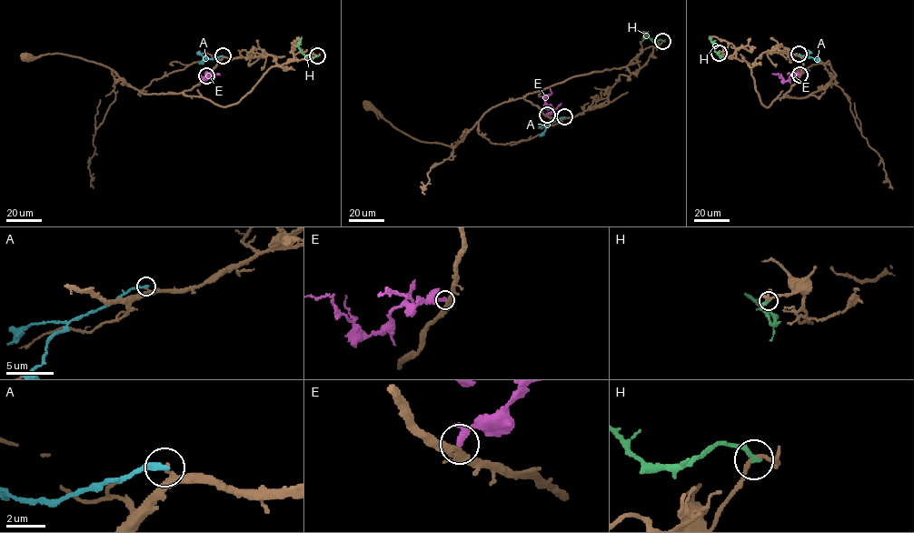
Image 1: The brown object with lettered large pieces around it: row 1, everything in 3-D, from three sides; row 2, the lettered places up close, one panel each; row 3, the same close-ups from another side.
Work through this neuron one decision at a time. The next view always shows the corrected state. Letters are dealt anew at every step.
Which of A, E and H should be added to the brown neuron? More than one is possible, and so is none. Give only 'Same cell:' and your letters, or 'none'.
Same cell: none

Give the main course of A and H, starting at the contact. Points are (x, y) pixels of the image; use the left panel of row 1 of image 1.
A: (223, 56), (204, 58), (199, 63)
H: (317, 55), (310, 59), (301, 52), (298, 45), (302, 37)

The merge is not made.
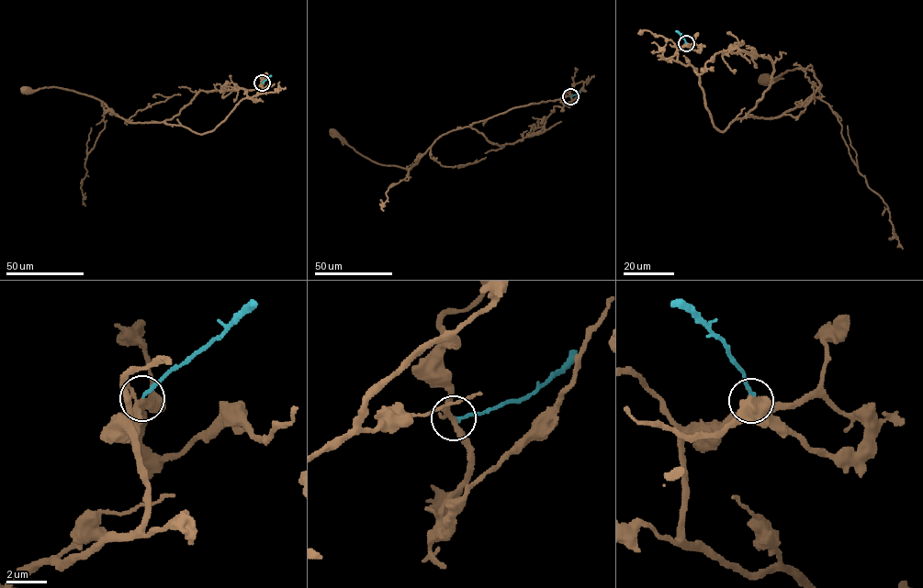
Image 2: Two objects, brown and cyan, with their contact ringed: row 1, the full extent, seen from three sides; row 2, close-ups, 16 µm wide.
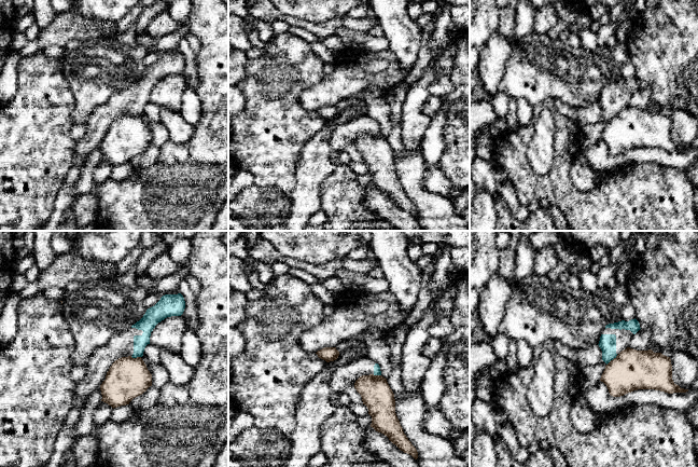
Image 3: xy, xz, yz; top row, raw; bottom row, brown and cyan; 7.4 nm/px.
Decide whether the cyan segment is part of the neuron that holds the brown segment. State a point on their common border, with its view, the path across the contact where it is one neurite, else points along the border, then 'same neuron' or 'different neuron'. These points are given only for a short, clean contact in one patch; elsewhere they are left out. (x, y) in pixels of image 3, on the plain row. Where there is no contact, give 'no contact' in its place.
meets brown in yz at (613, 118); border along yz (617, 113), (606, 123); different neuron

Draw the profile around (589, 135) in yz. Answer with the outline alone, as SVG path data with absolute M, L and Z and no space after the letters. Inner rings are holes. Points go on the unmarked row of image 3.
M636 77L605 84L598 102L602 109L602 119L595 124L580 127L580 149L591 147L600 140L605 124L622 109L629 106L630 98L640 87L640 82Z

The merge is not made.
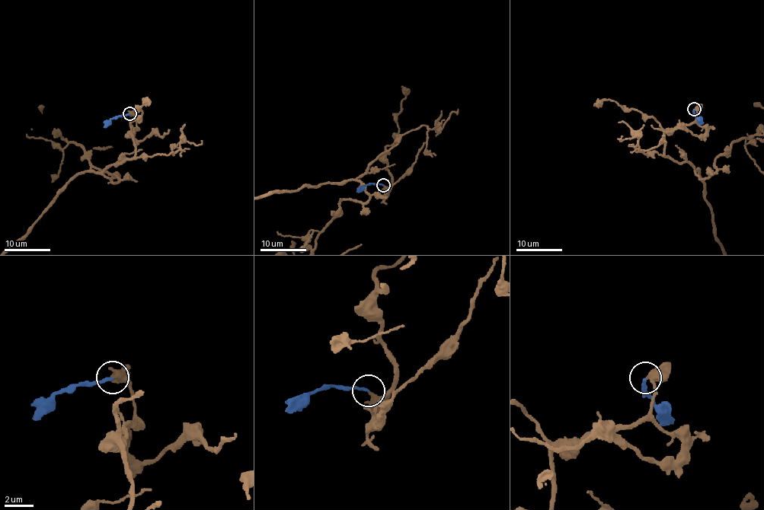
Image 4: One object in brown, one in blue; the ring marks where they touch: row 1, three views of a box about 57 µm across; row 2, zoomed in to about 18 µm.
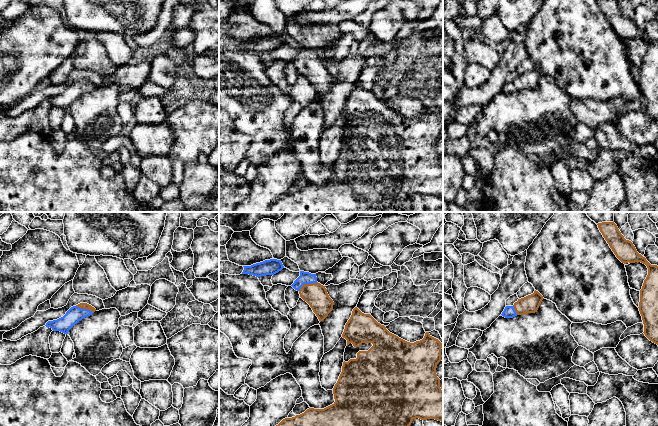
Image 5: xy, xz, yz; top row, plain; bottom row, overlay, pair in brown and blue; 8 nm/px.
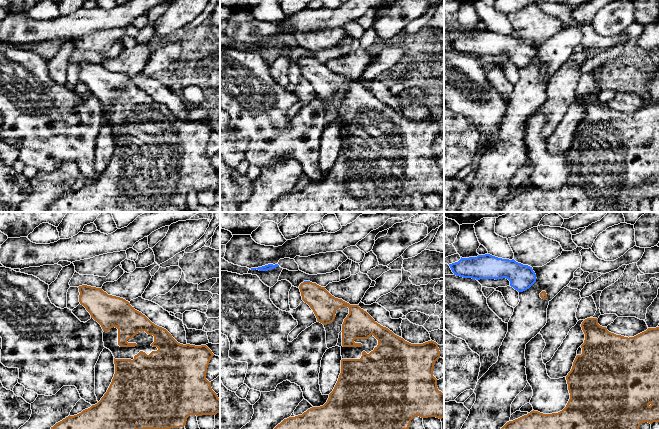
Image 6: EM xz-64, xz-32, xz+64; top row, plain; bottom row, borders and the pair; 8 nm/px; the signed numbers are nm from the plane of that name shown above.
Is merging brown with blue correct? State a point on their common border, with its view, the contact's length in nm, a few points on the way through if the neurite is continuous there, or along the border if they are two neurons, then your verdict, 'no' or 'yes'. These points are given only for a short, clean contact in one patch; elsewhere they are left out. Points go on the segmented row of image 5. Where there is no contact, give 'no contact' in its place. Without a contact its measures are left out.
meets brown in xz at (307, 284); contact 170 nm long; runs through xz (315, 294), (307, 284), (305, 277); yes

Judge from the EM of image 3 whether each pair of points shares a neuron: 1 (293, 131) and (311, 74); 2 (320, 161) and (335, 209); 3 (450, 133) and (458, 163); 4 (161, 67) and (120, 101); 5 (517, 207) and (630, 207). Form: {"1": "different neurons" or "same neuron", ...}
{"1": "same neuron", "2": "different neurons", "3": "same neuron", "4": "same neuron", "5": "different neurons"}

